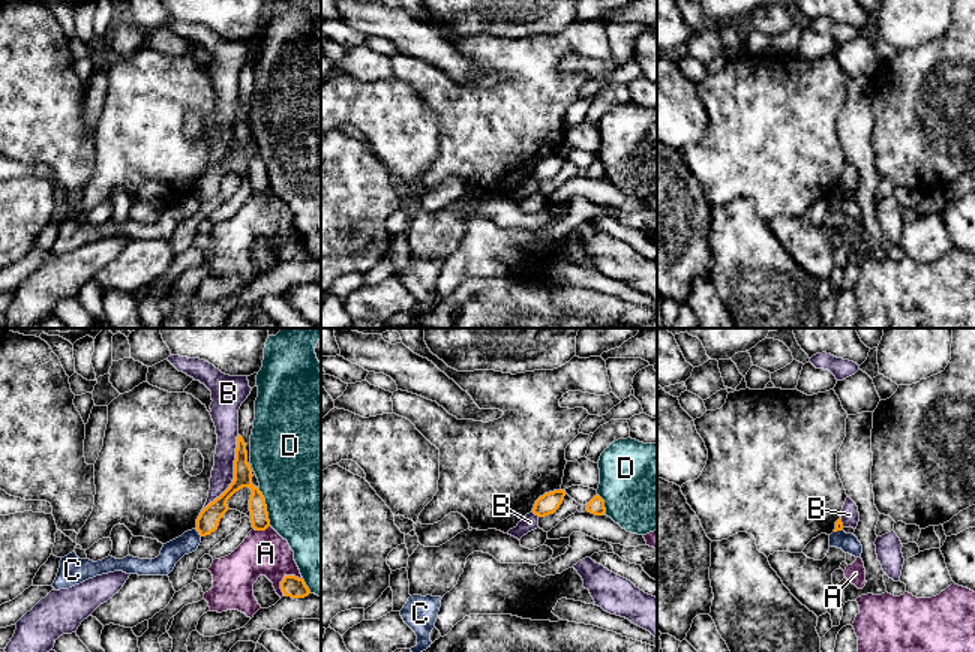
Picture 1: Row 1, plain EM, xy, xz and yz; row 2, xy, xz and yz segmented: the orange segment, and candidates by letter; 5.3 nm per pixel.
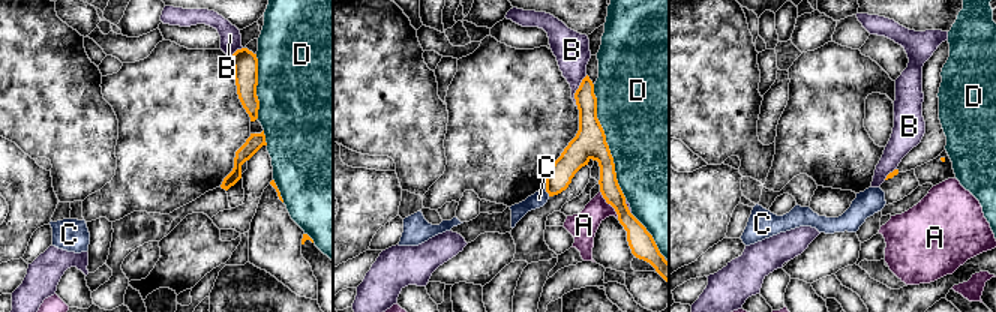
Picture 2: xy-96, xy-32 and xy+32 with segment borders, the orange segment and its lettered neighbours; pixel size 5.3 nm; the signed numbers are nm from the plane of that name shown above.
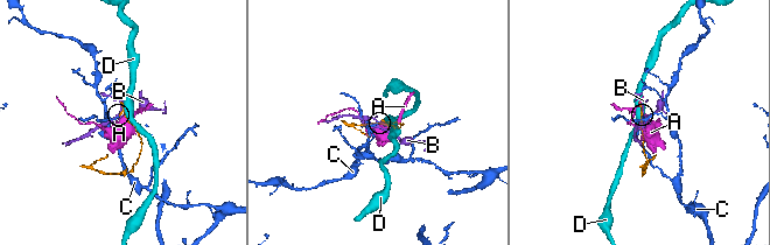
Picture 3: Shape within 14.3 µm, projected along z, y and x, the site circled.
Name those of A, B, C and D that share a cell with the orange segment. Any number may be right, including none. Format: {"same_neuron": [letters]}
{"same_neuron": []}

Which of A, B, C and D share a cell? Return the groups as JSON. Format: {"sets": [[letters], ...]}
{"sets": [["A"], ["B"], ["C"], ["D"]]}

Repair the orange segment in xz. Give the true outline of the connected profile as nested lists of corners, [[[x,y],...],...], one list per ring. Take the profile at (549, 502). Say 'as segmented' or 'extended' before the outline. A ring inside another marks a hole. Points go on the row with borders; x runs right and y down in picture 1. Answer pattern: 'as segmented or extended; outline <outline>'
as segmented; outline [[[561,489],[544,493],[536,501],[532,513],[538,517],[554,514],[562,504],[564,496],[566,496],[566,492]]]

